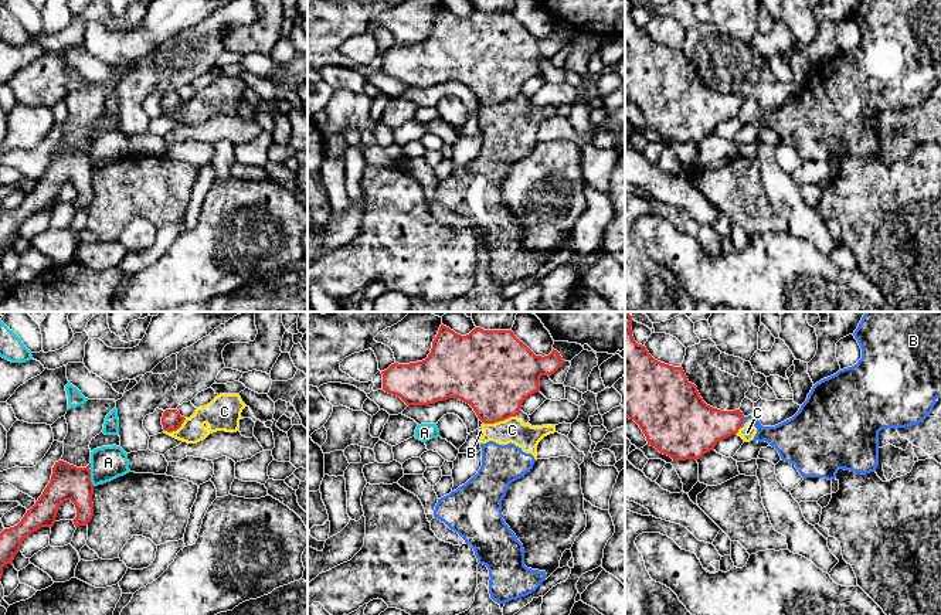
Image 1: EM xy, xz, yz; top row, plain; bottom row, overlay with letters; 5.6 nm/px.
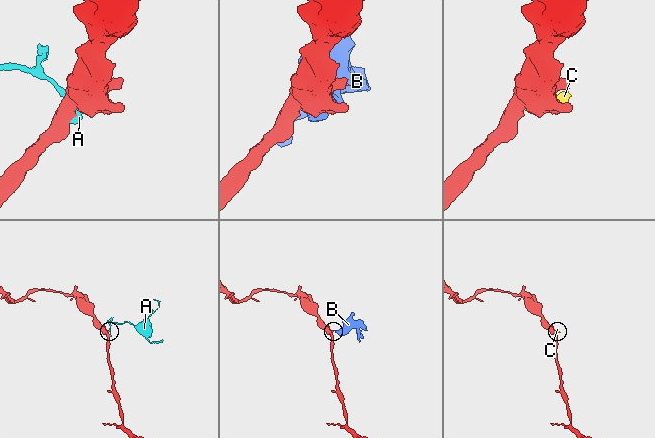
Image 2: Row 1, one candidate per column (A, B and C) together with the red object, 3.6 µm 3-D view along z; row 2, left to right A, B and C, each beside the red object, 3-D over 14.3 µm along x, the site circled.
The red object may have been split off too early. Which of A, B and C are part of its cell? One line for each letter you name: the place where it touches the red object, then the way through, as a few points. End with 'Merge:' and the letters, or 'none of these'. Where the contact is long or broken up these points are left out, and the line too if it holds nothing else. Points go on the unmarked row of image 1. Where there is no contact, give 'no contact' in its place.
Merge: none of these

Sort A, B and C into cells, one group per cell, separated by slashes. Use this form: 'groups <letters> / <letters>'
groups A / B C

